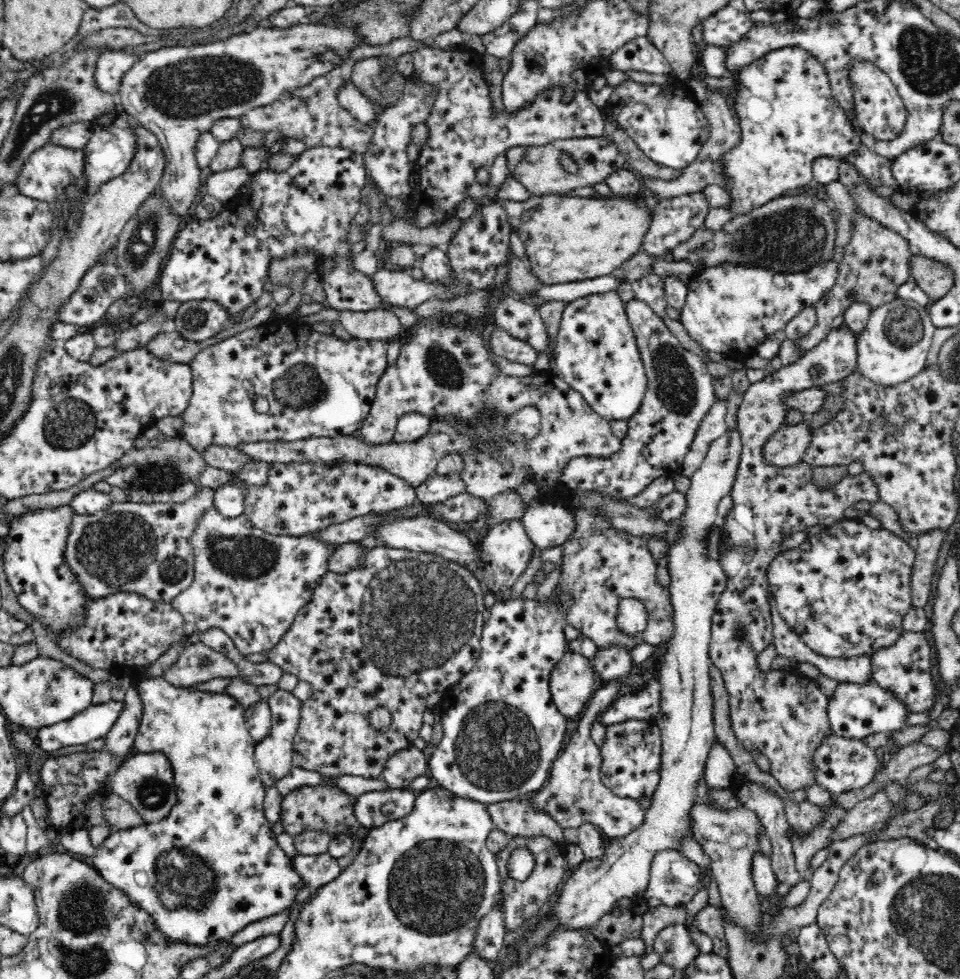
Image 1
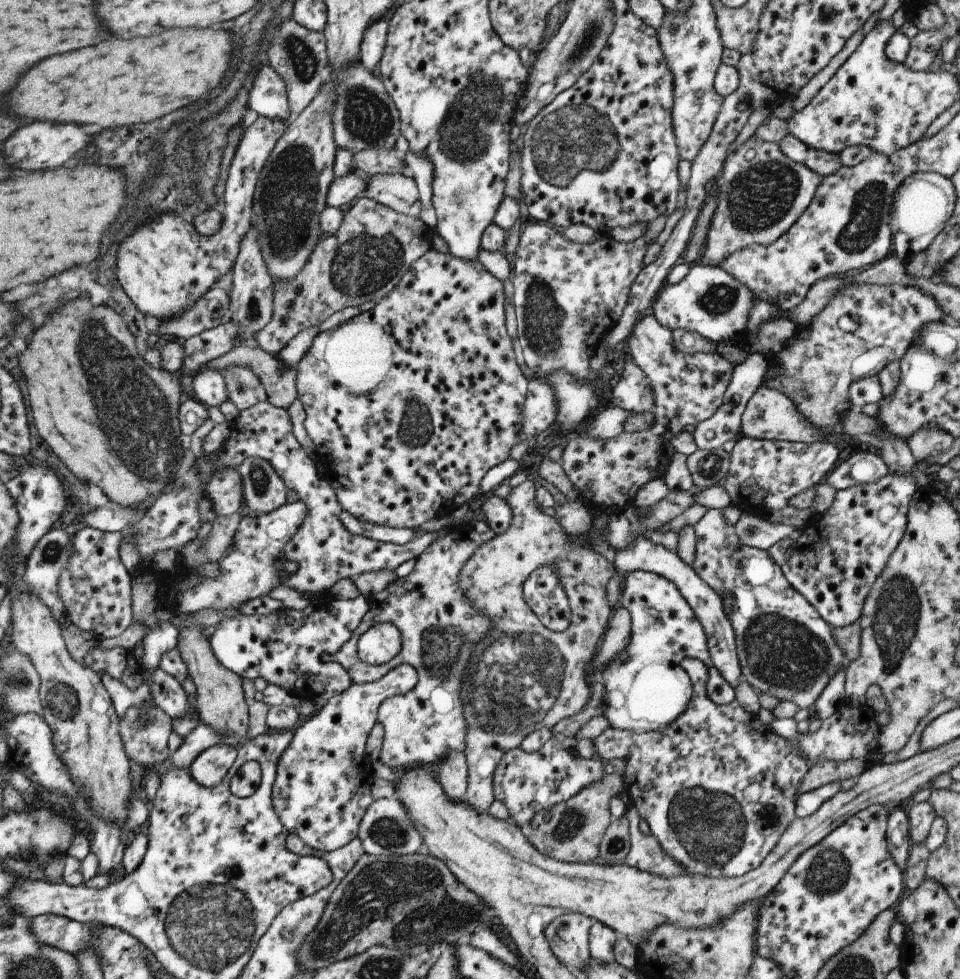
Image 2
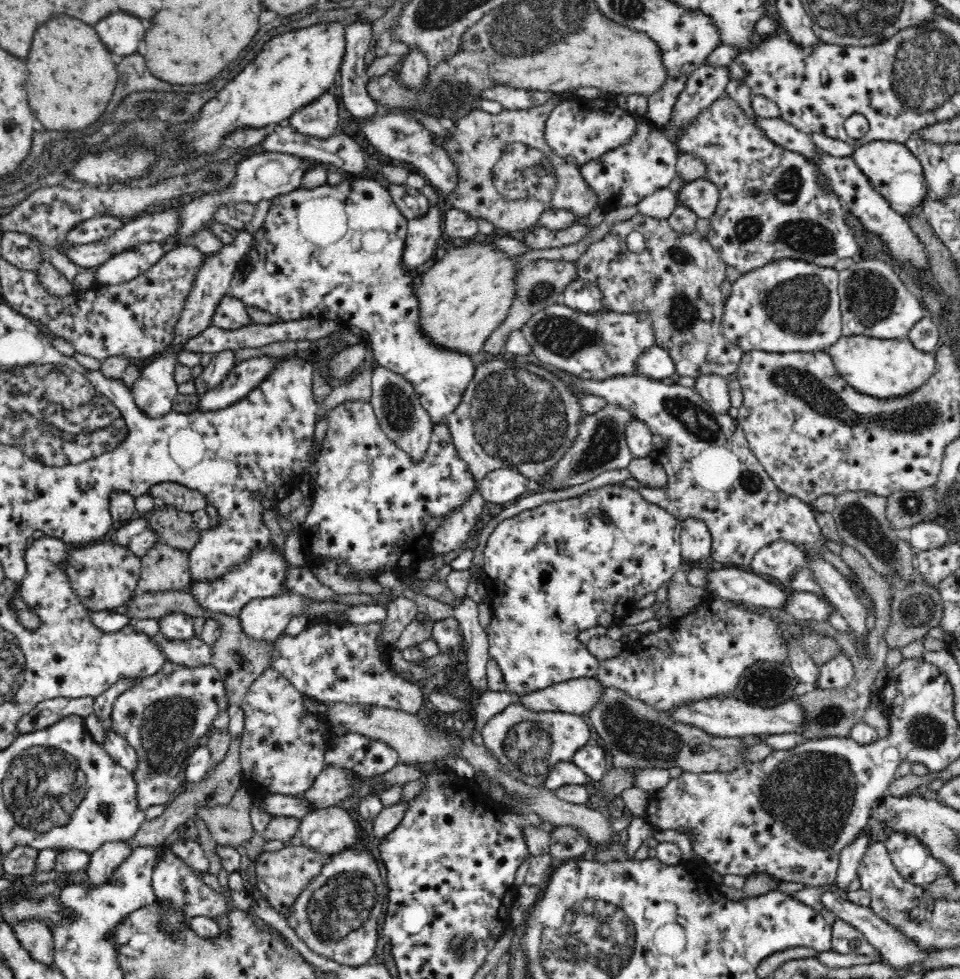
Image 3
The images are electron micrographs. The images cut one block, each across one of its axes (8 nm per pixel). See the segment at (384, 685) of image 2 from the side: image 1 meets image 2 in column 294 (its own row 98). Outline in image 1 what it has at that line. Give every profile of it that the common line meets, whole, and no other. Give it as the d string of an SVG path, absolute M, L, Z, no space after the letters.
M785 47L780 48L779 50L772 51L765 56L762 56L760 59L746 64L746 67L743 67L740 71L736 73L727 73L726 75L730 76L733 82L737 82L737 86L729 92L728 97L732 100L732 108L734 110L735 116L738 118L738 124L741 128L742 133L742 142L738 144L738 148L730 150L726 156L724 156L723 171L727 174L729 178L727 182L727 191L731 198L733 198L732 204L728 207L731 207L733 214L744 214L750 212L752 208L758 208L758 206L764 206L766 202L778 198L780 194L784 194L786 190L792 190L792 188L798 188L798 186L804 186L812 180L812 162L820 157L829 157L838 160L844 160L847 155L850 155L852 152L855 152L861 146L861 139L859 138L858 132L854 129L853 125L850 124L847 114L848 111L844 110L839 102L834 98L832 94L832 85L830 85L830 80L825 70L824 64L822 64L816 57L804 50L804 48L799 47Z

